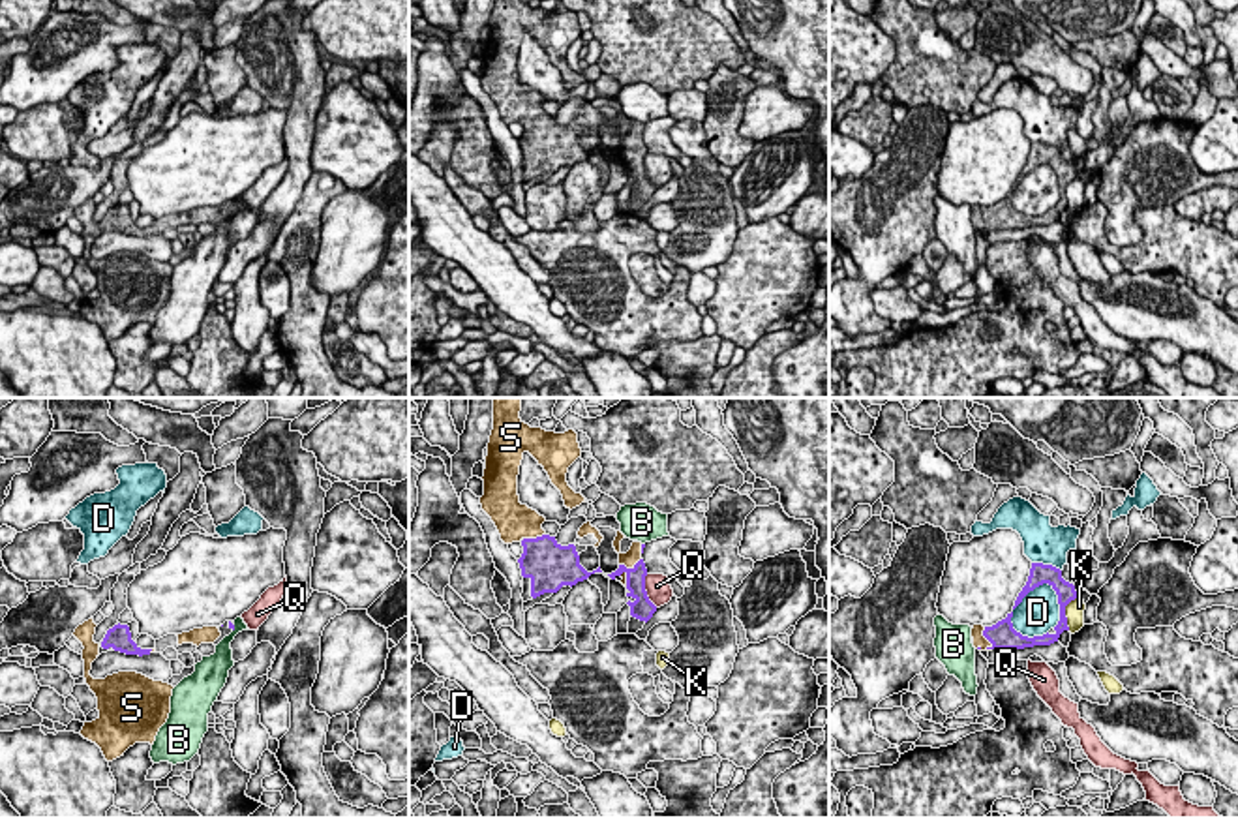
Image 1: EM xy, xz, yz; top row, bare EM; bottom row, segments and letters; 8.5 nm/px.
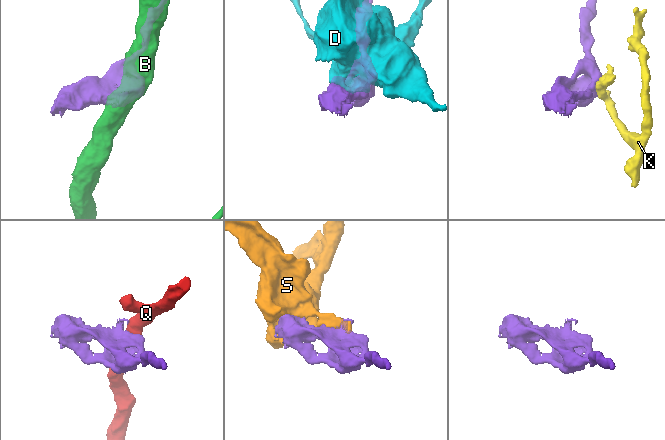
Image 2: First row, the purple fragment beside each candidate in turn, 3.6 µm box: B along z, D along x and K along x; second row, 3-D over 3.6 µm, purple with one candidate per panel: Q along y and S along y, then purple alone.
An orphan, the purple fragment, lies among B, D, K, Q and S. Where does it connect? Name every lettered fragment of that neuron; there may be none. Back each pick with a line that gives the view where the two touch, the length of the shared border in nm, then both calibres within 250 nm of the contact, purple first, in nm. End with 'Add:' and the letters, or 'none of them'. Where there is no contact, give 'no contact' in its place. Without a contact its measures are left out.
S: meets purple in xz; contact 280 nm long; 160 nm thick on the purple side, 140 nm on the other
Add: S

